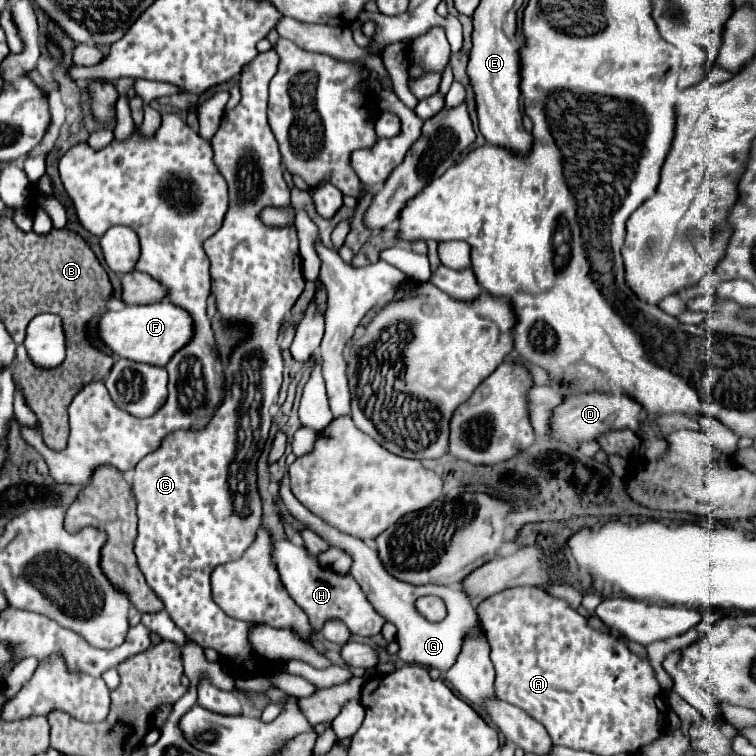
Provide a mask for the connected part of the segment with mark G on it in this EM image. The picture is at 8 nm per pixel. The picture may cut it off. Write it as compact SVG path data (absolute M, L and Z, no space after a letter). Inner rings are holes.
M282 483L278 487L278 493L280 493L280 499L286 505L286 509L292 513L292 517L302 521L312 531L316 531L332 547L346 549L354 557L354 563L352 563L352 569L350 569L352 577L364 589L364 593L368 595L370 603L376 607L376 611L380 615L384 615L390 623L394 623L396 629L398 629L398 635L396 635L396 641L400 645L398 657L404 663L416 663L416 665L422 665L422 667L436 667L440 673L446 673L454 665L466 633L472 631L478 625L476 623L478 615L474 611L472 597L460 585L454 585L454 587L436 587L436 585L416 587L416 585L410 585L410 583L404 583L404 581L392 577L384 569L384 565L382 565L382 561L380 561L380 557L378 557L378 553L376 553L376 549L372 545L368 545L368 543L364 543L364 541L360 541L356 537L350 537L350 535L330 527L326 521L320 521L320 517L316 517L302 503L298 503L298 499L292 495L292 491L290 491L290 487L286 483ZM422 595L438 595L438 597L442 597L444 603L446 603L446 609L448 609L448 617L444 621L440 621L440 623L426 621L414 607L414 601L418 597L422 597Z

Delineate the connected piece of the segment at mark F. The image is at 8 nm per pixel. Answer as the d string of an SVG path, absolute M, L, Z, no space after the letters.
M168 299L150 305L128 305L122 311L108 311L100 319L100 339L118 355L130 361L166 367L168 361L192 339L192 315Z

